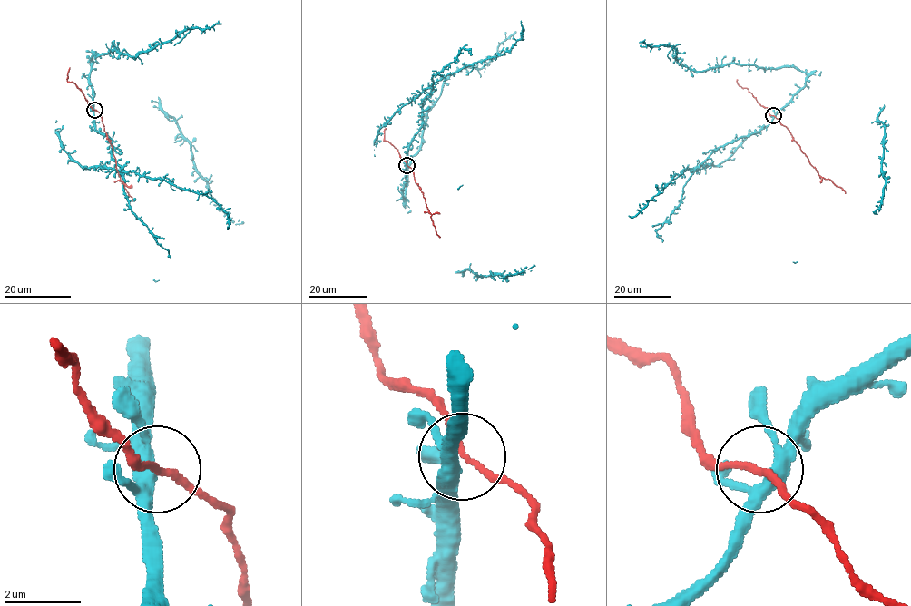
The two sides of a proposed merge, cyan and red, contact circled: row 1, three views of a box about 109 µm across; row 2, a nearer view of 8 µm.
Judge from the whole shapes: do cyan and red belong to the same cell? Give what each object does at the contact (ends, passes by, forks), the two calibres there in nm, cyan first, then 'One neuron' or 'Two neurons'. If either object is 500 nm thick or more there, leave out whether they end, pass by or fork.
At the ring cyan forks. At the ring red passes by. Thickness 340 nm (cyan) against 160 nm. One neuron

